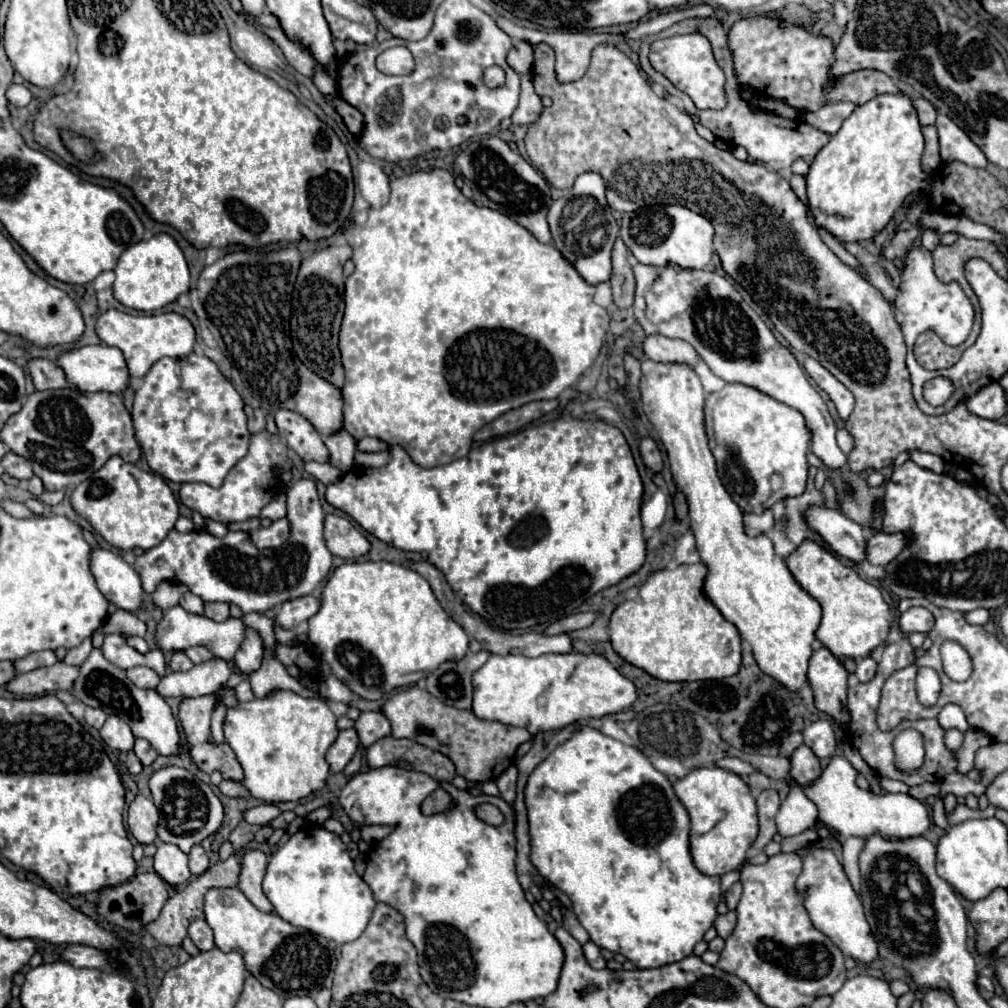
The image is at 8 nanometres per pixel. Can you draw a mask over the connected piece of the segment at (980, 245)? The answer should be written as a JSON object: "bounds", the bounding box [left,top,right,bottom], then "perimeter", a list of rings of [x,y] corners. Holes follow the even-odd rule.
{"bounds":[933,236,1003,347],"perimeter":[[[959,236],[955,244],[951,246],[937,246],[933,250],[933,260],[935,260],[935,274],[941,282],[959,282],[961,288],[965,290],[965,294],[970,299],[974,309],[975,309],[975,319],[973,328],[963,344],[969,344],[970,347],[977,339],[980,329],[981,329],[981,308],[978,299],[969,286],[968,281],[964,274],[964,264],[965,260],[969,258],[979,258],[979,256],[999,256],[999,260],[1003,260],[1001,252],[997,250],[997,246],[993,242],[987,242],[987,240],[969,240],[965,236]],[[989,250],[995,250],[989,252]]]}

